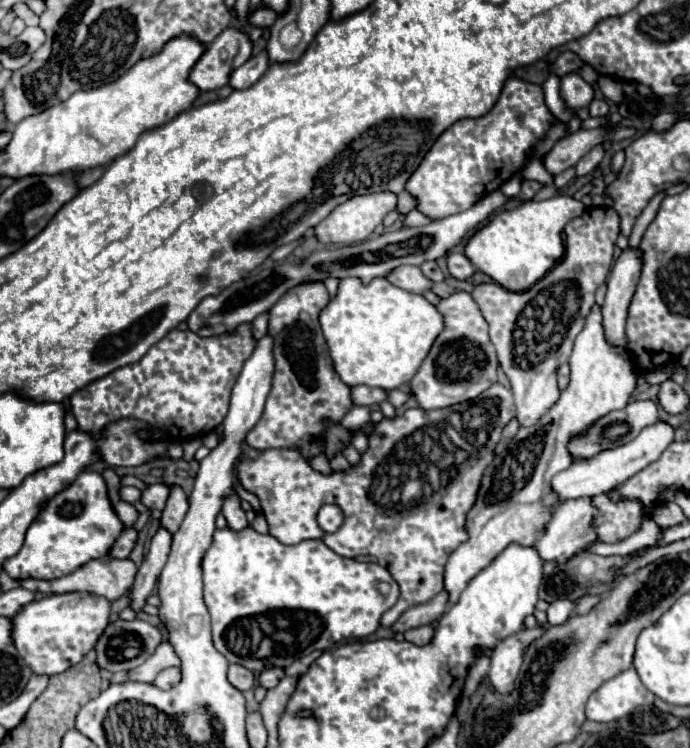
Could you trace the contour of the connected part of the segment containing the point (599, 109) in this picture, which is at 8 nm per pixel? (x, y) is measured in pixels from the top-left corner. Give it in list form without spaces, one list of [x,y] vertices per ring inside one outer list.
[[[592,100],[592,104],[590,104],[590,116],[592,118],[606,118],[608,116],[608,104],[604,102],[604,100]]]

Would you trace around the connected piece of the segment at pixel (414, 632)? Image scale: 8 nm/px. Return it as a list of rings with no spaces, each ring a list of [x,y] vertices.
[[[424,624],[424,626],[418,626],[418,628],[410,628],[404,632],[404,638],[412,644],[428,644],[430,638],[434,634],[434,628],[432,624]]]

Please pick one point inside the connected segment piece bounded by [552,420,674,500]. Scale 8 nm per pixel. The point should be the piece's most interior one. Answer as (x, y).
(591, 476)

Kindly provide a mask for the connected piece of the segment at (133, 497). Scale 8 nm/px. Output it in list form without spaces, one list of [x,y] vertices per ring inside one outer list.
[[[133,486],[122,487],[119,491],[121,500],[134,504],[140,500],[141,490]]]

